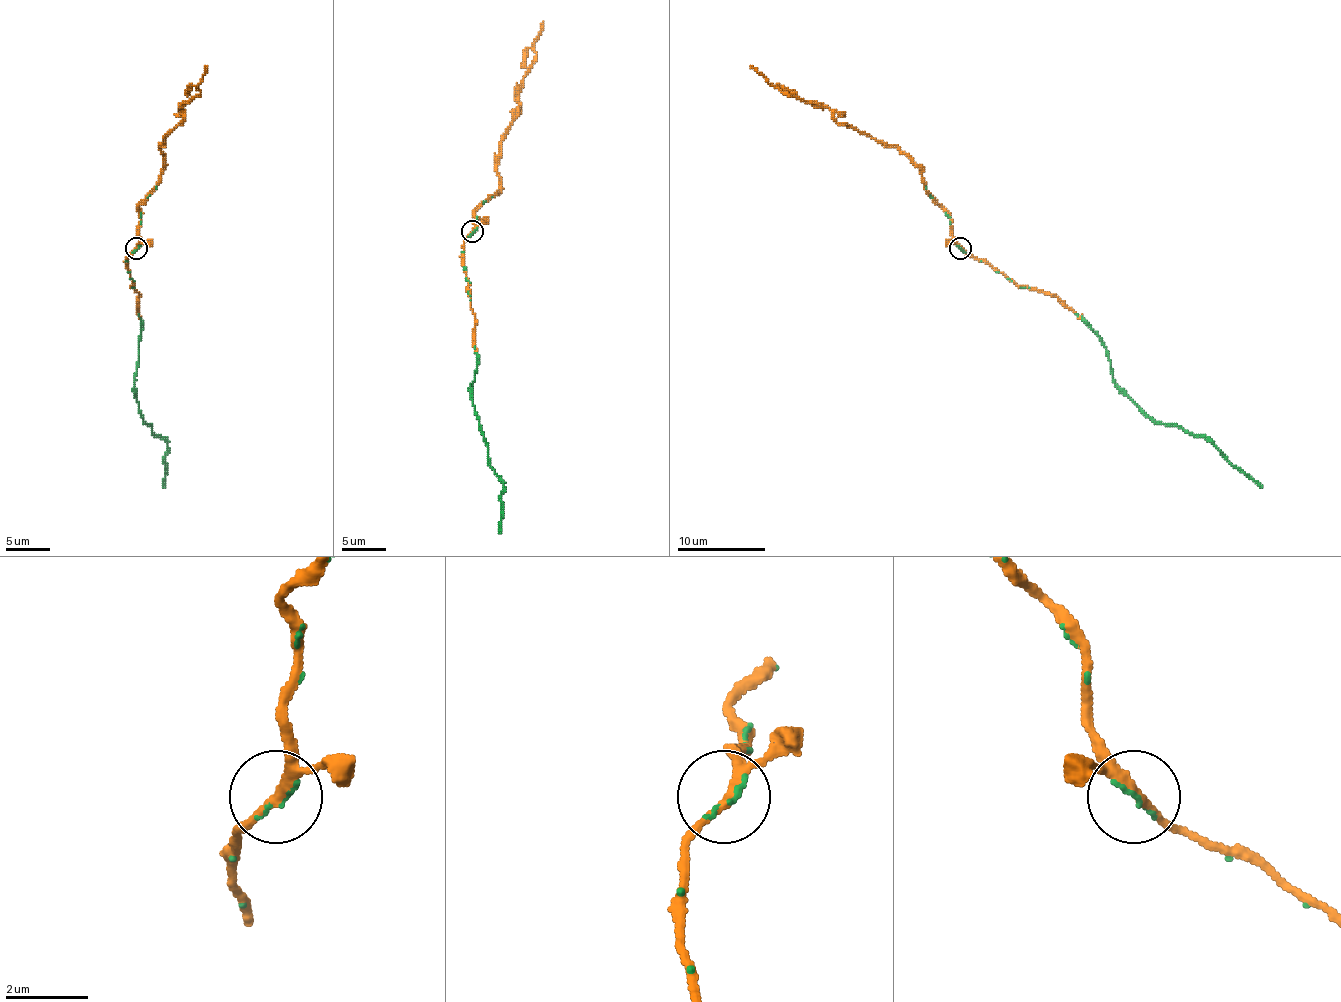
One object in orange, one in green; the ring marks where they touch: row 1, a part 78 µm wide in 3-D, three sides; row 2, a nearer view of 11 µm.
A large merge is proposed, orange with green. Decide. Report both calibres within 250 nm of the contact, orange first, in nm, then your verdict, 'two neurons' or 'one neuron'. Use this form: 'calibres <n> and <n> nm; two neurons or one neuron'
calibres 220 and 100 nm; one neuron

